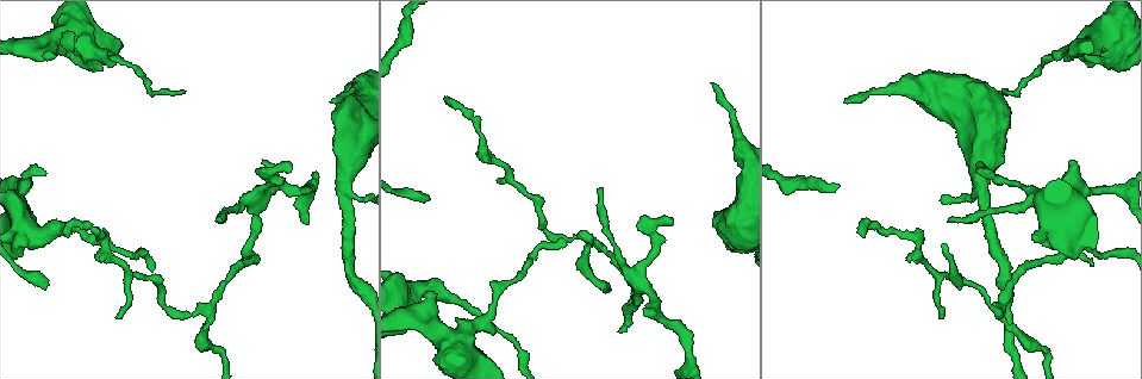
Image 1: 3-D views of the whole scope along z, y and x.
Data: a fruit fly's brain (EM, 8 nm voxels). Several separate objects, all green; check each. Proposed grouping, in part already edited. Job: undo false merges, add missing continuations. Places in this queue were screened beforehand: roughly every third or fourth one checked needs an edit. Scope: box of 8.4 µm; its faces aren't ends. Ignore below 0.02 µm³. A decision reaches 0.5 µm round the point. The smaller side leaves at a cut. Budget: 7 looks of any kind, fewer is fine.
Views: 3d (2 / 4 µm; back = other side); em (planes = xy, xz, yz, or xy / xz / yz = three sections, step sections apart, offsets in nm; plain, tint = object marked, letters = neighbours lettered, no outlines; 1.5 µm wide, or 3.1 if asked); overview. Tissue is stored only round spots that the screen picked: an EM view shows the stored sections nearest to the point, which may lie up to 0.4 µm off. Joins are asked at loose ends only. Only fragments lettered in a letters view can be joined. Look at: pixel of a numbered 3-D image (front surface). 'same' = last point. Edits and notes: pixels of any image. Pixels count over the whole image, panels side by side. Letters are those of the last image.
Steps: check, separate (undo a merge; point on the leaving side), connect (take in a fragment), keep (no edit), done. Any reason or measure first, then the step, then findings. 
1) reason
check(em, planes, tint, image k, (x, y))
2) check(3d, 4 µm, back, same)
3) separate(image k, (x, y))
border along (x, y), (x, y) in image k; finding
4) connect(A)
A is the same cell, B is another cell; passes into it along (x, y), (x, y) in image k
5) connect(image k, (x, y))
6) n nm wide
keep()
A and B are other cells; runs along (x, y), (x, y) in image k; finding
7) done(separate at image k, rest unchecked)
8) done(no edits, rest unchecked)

arms part here
check(em, xy, step 8, tint, image 1, (589, 240))

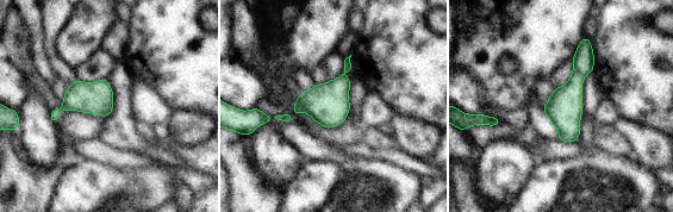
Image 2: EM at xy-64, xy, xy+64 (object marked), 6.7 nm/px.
check(em, xy, step 8, letters, same)

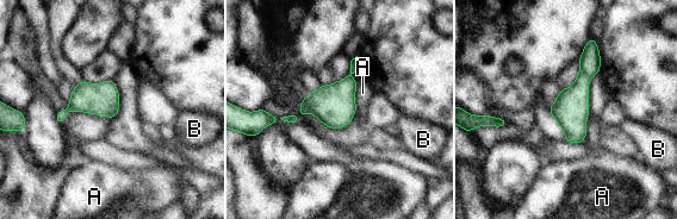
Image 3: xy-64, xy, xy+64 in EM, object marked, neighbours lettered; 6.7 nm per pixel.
keep()
A and B are other cells; runs along (592, 43), (572, 102), (570, 139) in image 3; continuous, no second neuron

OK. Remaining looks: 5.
an open end
check(3d, 2 µm, image 1, (645, 307))

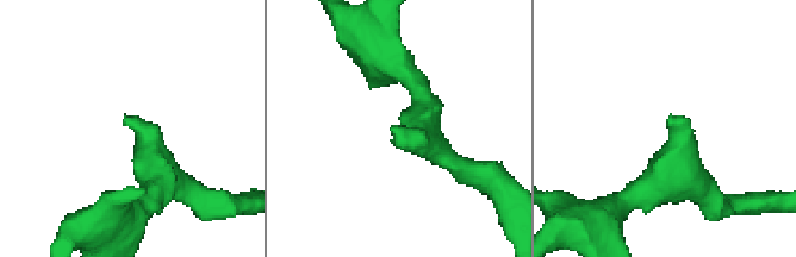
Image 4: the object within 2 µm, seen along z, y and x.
check(em, xz, step 4, plain, image 4, (666, 119))

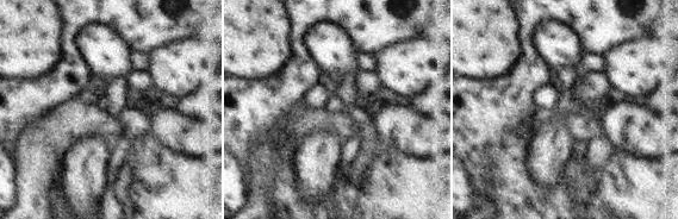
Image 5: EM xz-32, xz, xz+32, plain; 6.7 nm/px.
see the neighbours
check(em, xz, step 4, letters, same)

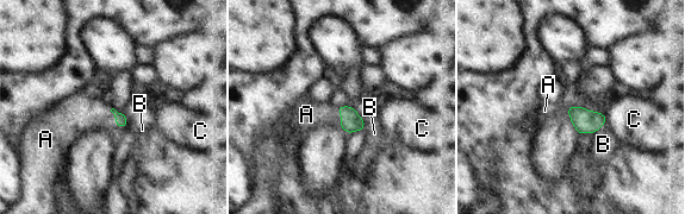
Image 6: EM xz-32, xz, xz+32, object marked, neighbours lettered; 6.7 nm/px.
A touches over 130 nm
connect(A)
A is the same cell, B and C are other cells; the neuron continues

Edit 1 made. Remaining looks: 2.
check(overview)

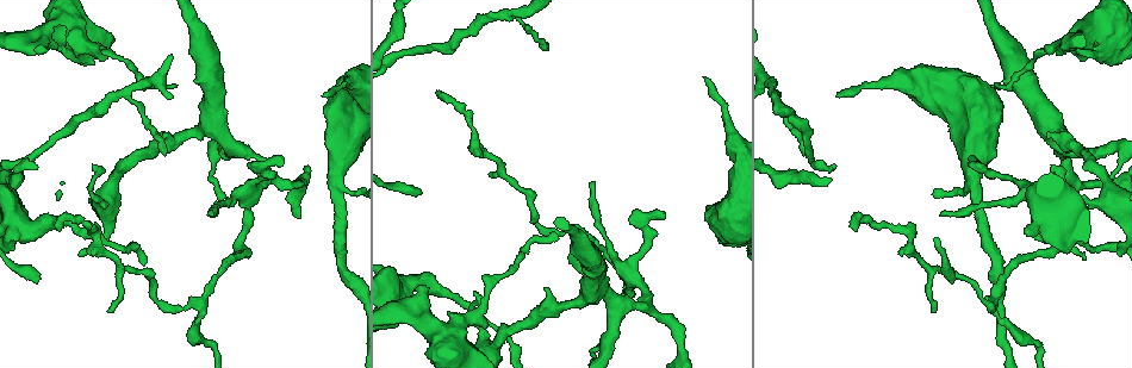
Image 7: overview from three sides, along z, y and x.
check(em, planes, letters, image 7, (437, 97))

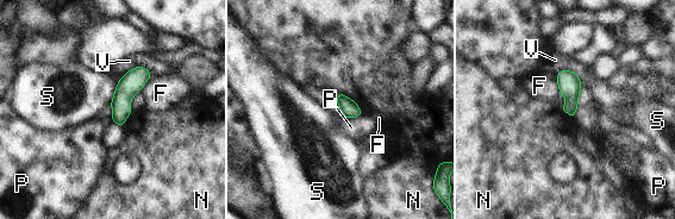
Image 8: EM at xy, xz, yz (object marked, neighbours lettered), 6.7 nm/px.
keep()
F, N, P, S and V are other cells; border along (362, 114), (355, 118), (343, 117) in image 8; none of them fits

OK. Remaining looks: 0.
done(connect at image 6, rest unchecked)

